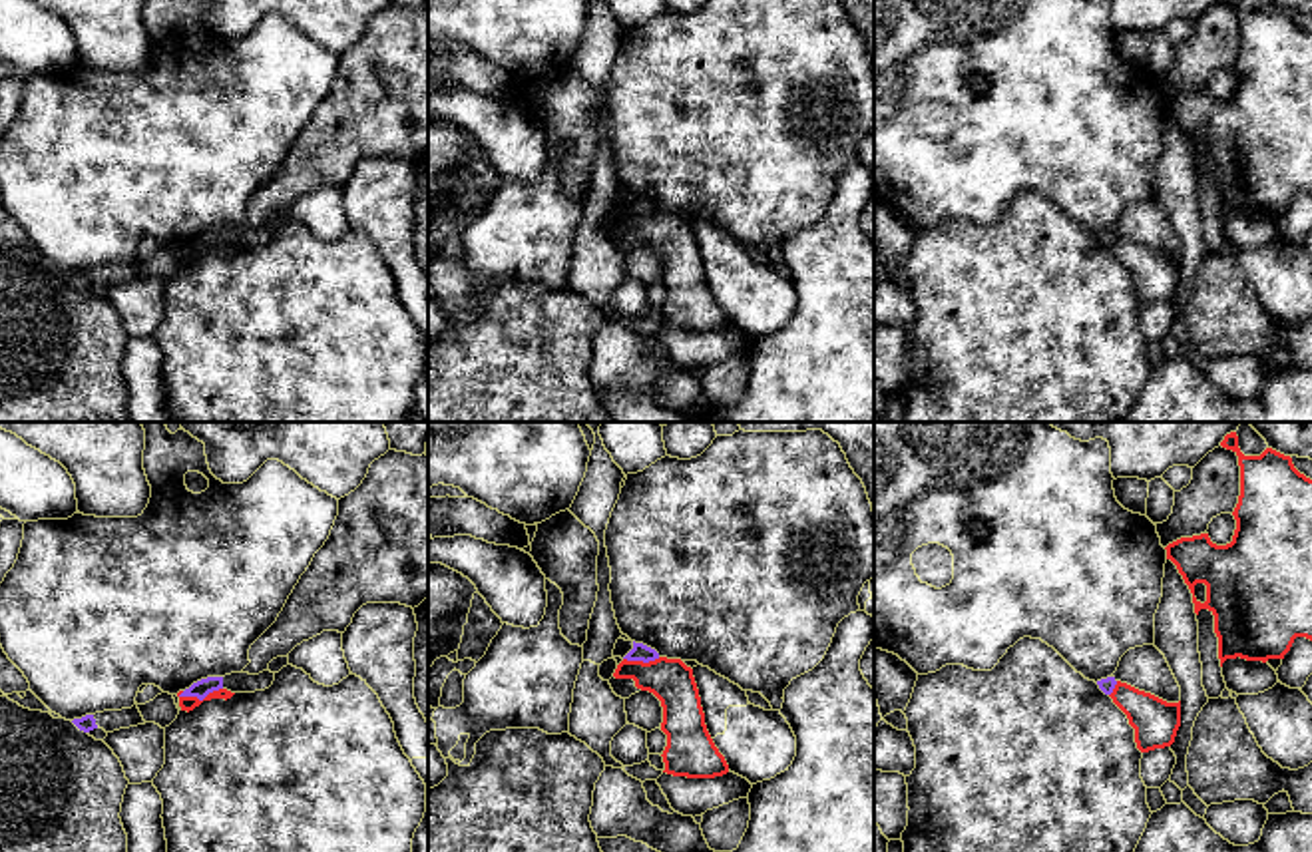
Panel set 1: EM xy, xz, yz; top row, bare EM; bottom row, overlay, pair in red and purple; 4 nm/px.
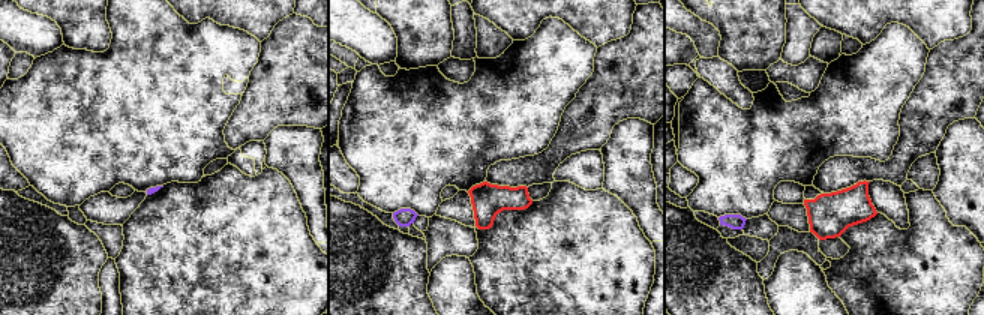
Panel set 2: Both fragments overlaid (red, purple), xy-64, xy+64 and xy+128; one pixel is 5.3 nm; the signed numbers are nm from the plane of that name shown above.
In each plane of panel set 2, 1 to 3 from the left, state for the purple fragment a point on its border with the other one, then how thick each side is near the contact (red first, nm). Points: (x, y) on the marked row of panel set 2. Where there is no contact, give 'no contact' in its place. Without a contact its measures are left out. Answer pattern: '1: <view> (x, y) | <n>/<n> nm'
1: no contact
2: no contact
3: no contact

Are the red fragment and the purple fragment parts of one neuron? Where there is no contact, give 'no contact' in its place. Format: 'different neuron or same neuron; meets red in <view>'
different neuron; meets red in xy

